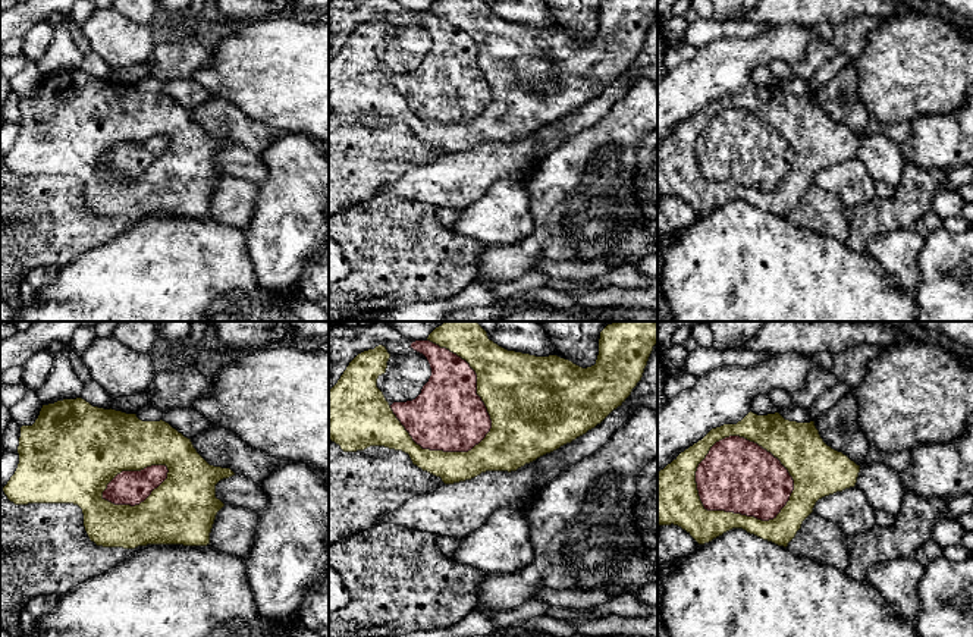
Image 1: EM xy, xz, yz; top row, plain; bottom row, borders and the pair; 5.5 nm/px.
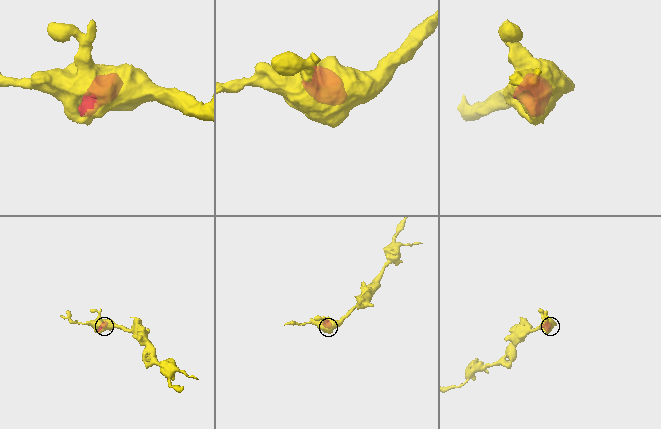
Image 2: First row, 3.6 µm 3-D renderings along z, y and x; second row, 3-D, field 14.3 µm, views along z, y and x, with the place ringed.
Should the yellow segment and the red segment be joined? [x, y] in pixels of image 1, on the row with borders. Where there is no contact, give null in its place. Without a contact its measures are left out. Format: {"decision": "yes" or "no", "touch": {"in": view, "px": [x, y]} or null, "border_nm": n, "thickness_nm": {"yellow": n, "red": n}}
{"decision": "no", "touch": {"in": "yz", "px": [747, 439]}, "border_nm": 550, "thickness_nm": {"yellow": 240, "red": 400}}

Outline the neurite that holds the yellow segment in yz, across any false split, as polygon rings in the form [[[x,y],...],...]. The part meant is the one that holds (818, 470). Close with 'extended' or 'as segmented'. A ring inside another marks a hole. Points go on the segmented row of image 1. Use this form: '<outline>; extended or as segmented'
[[[748,412],[737,424],[712,429],[701,440],[681,452],[671,464],[657,473],[657,524],[678,525],[699,545],[712,542],[732,528],[743,528],[763,540],[787,547],[801,528],[803,521],[813,512],[816,502],[825,496],[854,487],[860,465],[842,452],[828,446],[819,434],[815,421],[797,423],[785,420],[779,412],[757,415]],[[729,436],[740,436],[757,443],[788,470],[794,480],[794,490],[781,512],[769,521],[725,511],[707,511],[699,496],[696,471],[710,448]]]; as segmented

